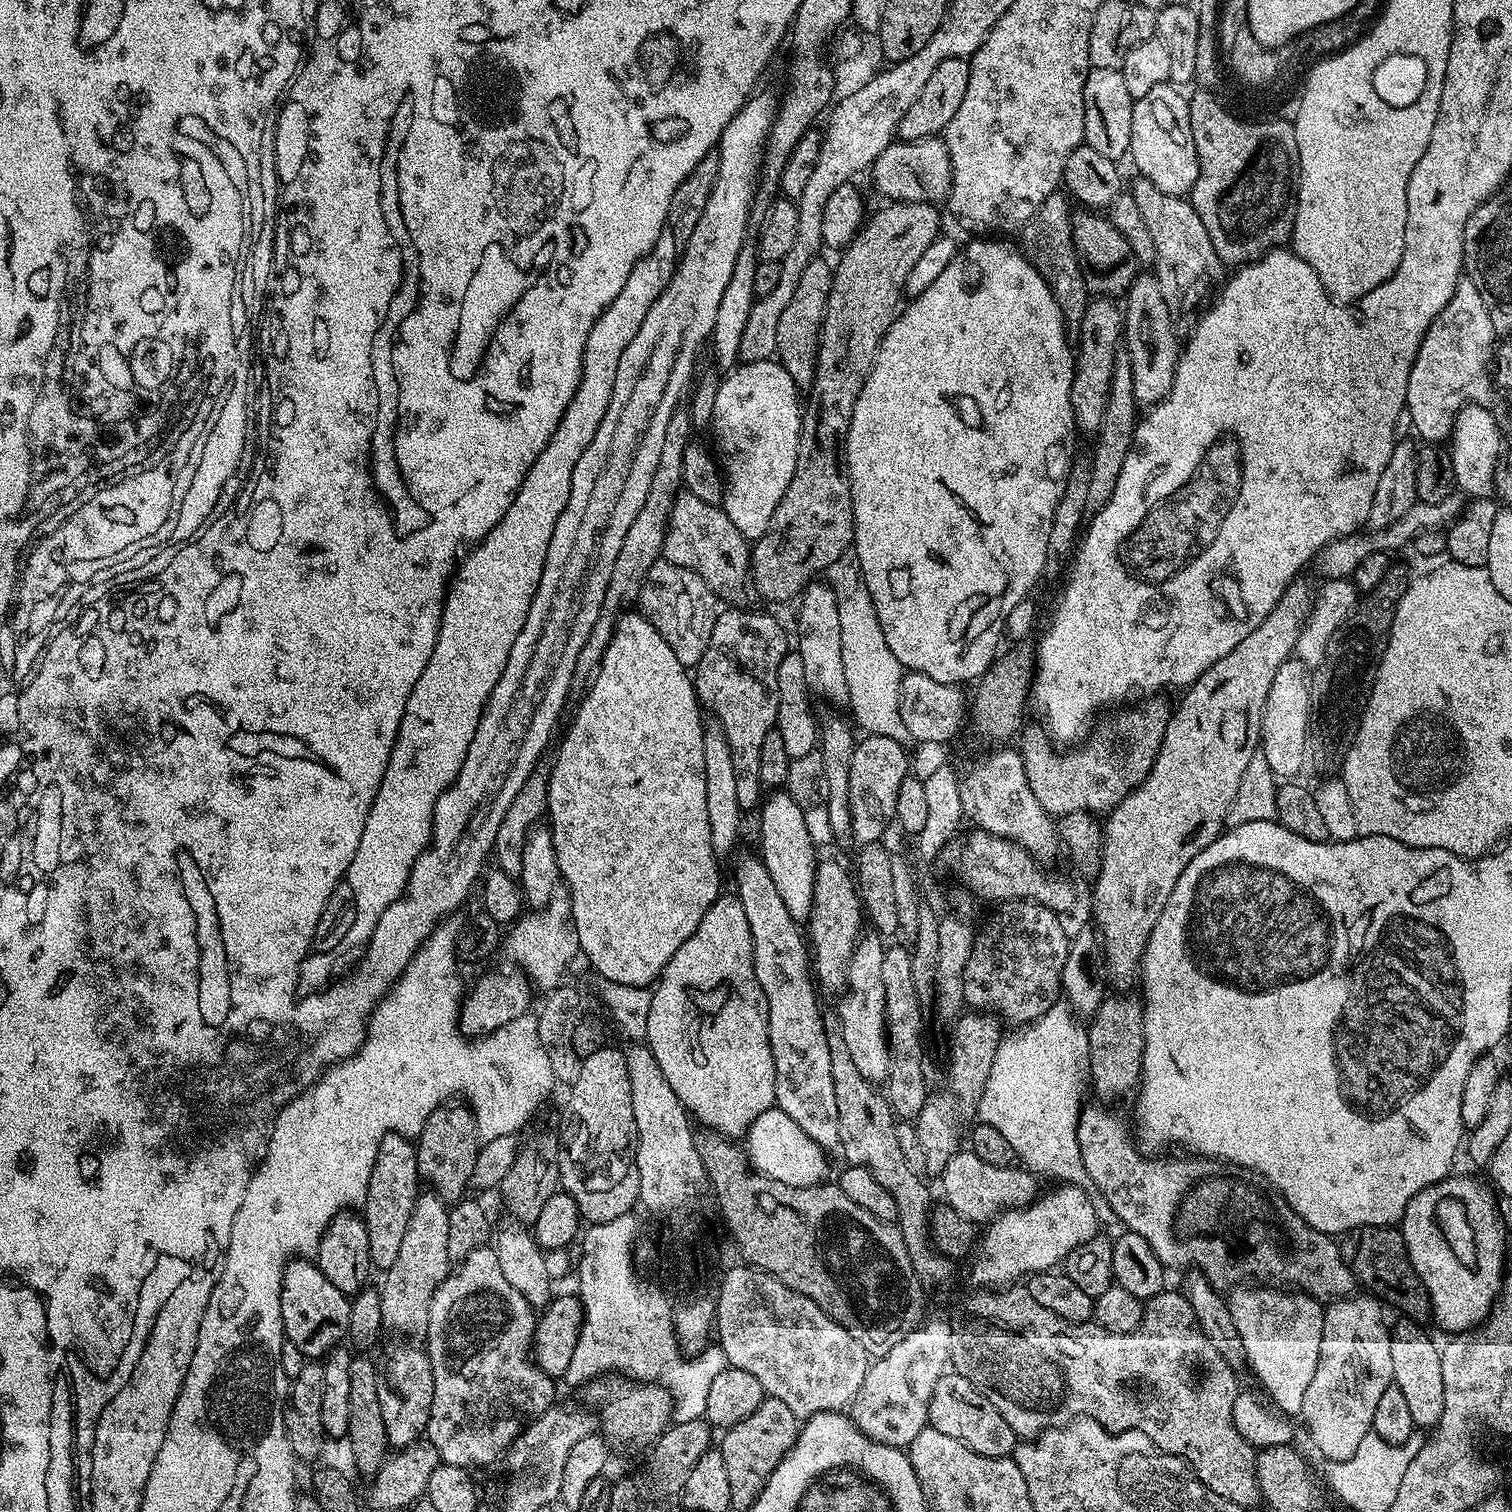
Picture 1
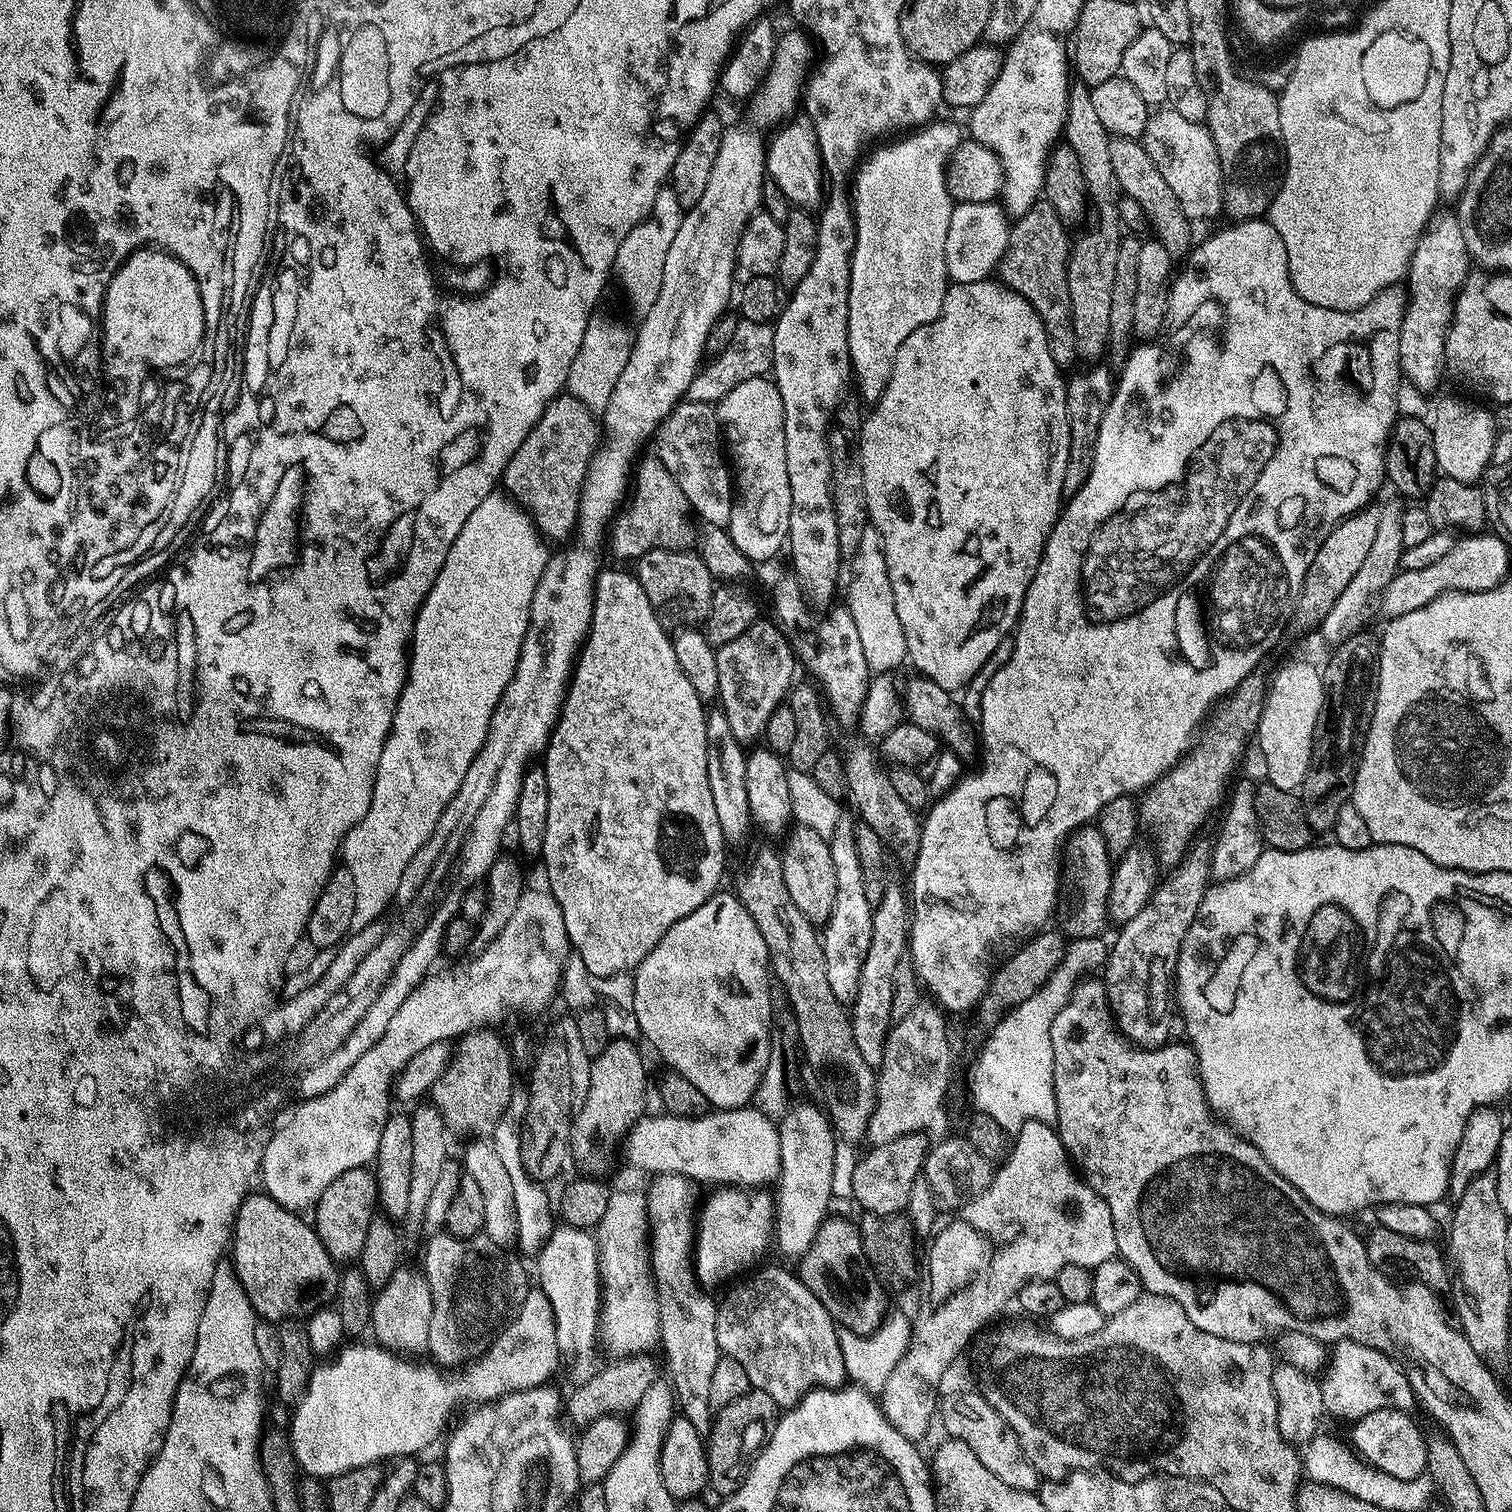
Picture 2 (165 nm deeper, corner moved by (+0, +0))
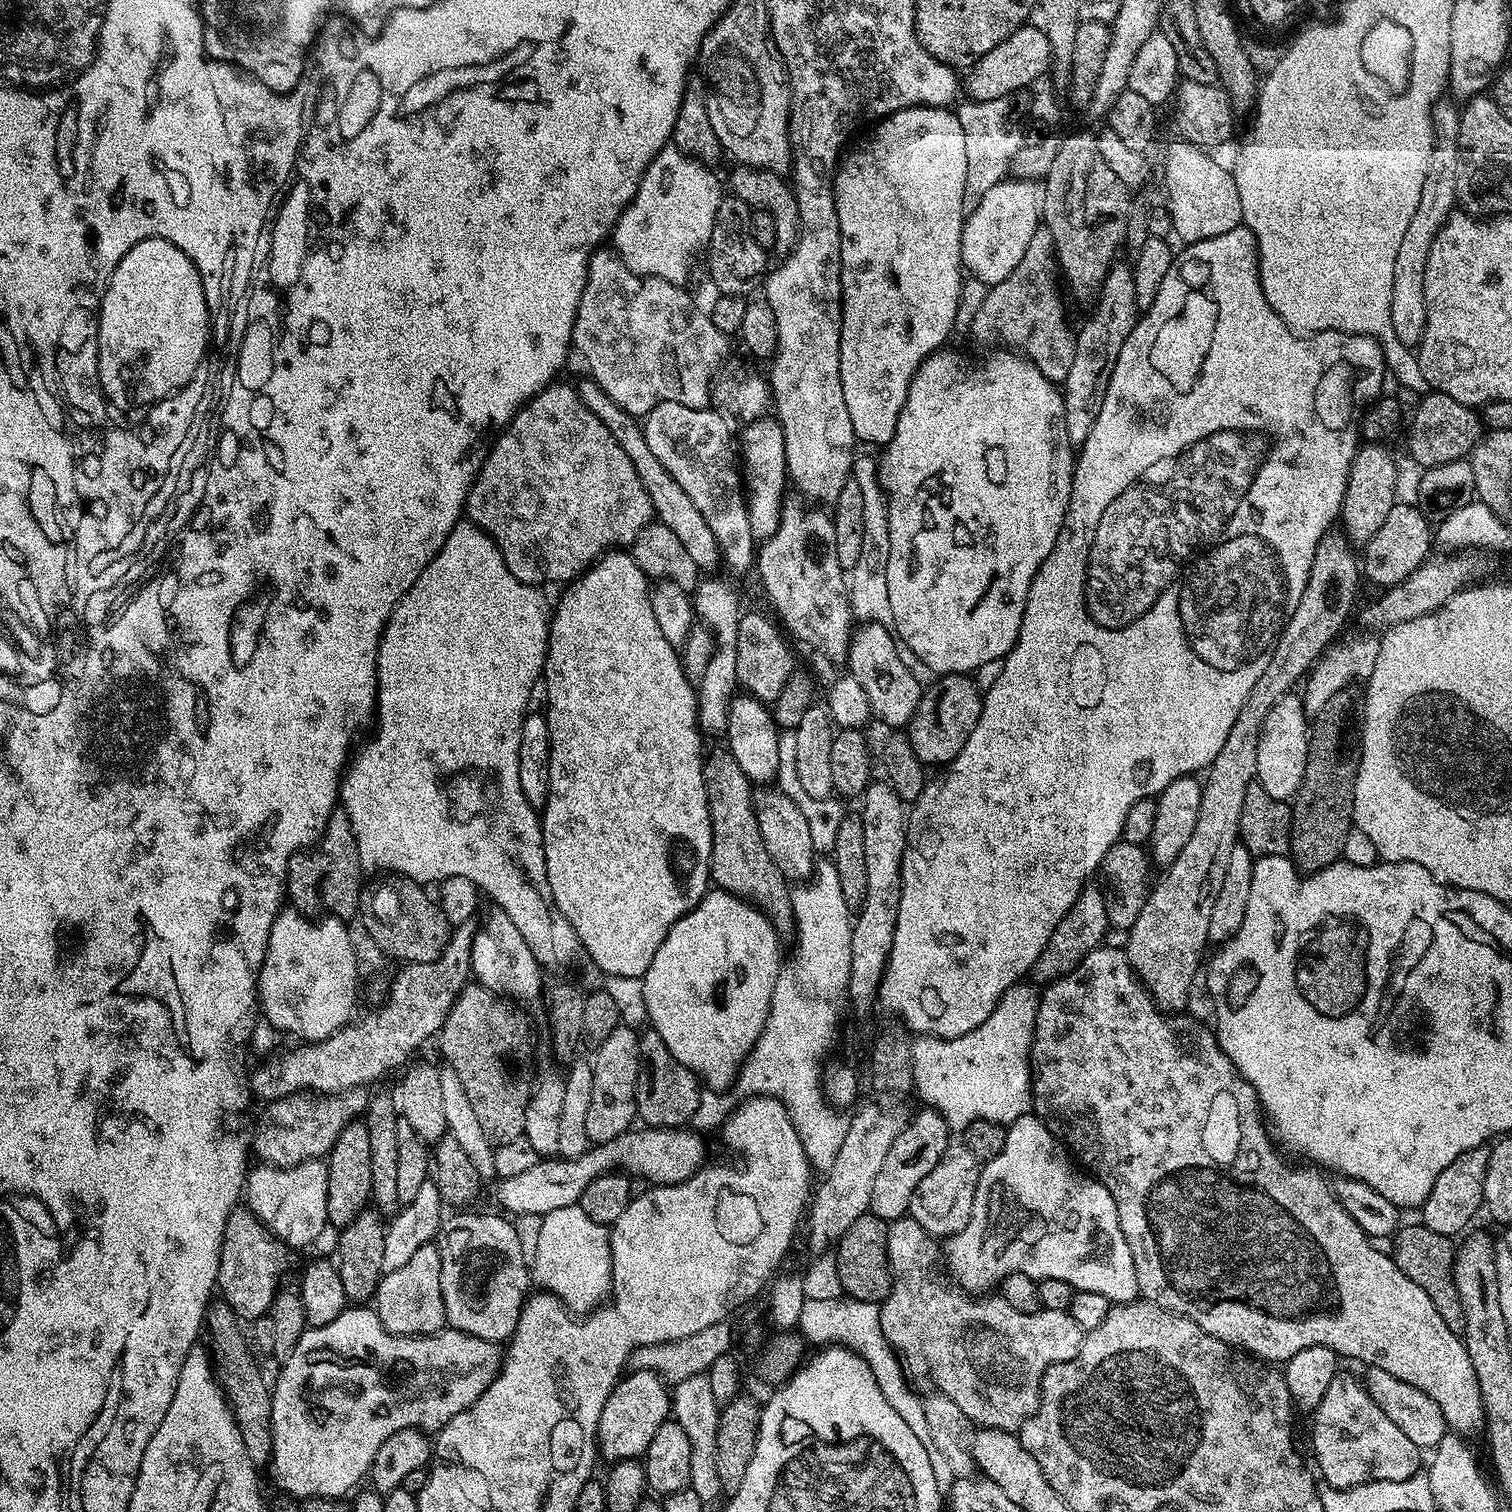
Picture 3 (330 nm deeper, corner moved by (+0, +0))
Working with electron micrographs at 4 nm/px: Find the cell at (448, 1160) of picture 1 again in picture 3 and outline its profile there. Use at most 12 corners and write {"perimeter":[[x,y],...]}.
{"perimeter":[[469,982],[440,1052],[493,1142],[524,1136],[528,1020]]}

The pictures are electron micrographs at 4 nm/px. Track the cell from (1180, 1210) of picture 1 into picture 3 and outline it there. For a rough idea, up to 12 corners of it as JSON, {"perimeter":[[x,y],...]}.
{"perimeter":[[1101,946],[1039,993],[1031,1111],[1139,1295],[1484,1404],[1463,1339],[1284,1161],[1215,1031]]}

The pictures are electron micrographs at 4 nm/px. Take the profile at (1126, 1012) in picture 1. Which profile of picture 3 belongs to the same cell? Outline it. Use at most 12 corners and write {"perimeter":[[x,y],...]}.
{"perimeter":[[1318,542],[1302,598],[1203,777],[1190,840],[1127,929],[1176,1010],[1209,947],[1266,714],[1356,604],[1362,564]]}

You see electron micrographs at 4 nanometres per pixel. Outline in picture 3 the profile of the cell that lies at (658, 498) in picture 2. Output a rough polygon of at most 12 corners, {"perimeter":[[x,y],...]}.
{"perimeter":[[568,384],[483,457],[466,516],[524,584],[571,581],[653,519]]}

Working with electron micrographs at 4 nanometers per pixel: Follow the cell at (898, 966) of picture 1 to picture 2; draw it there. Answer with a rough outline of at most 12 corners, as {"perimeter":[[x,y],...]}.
{"perimeter":[[895,882],[872,909],[850,1008],[866,1066],[884,1065],[894,966],[910,944],[910,900]]}

